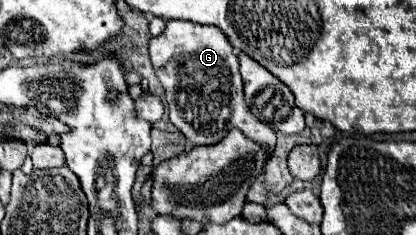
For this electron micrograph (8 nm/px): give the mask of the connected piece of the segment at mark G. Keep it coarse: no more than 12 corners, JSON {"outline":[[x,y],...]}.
{"outline":[[216,26],[150,40],[170,122],[192,146],[232,128],[274,146]]}

